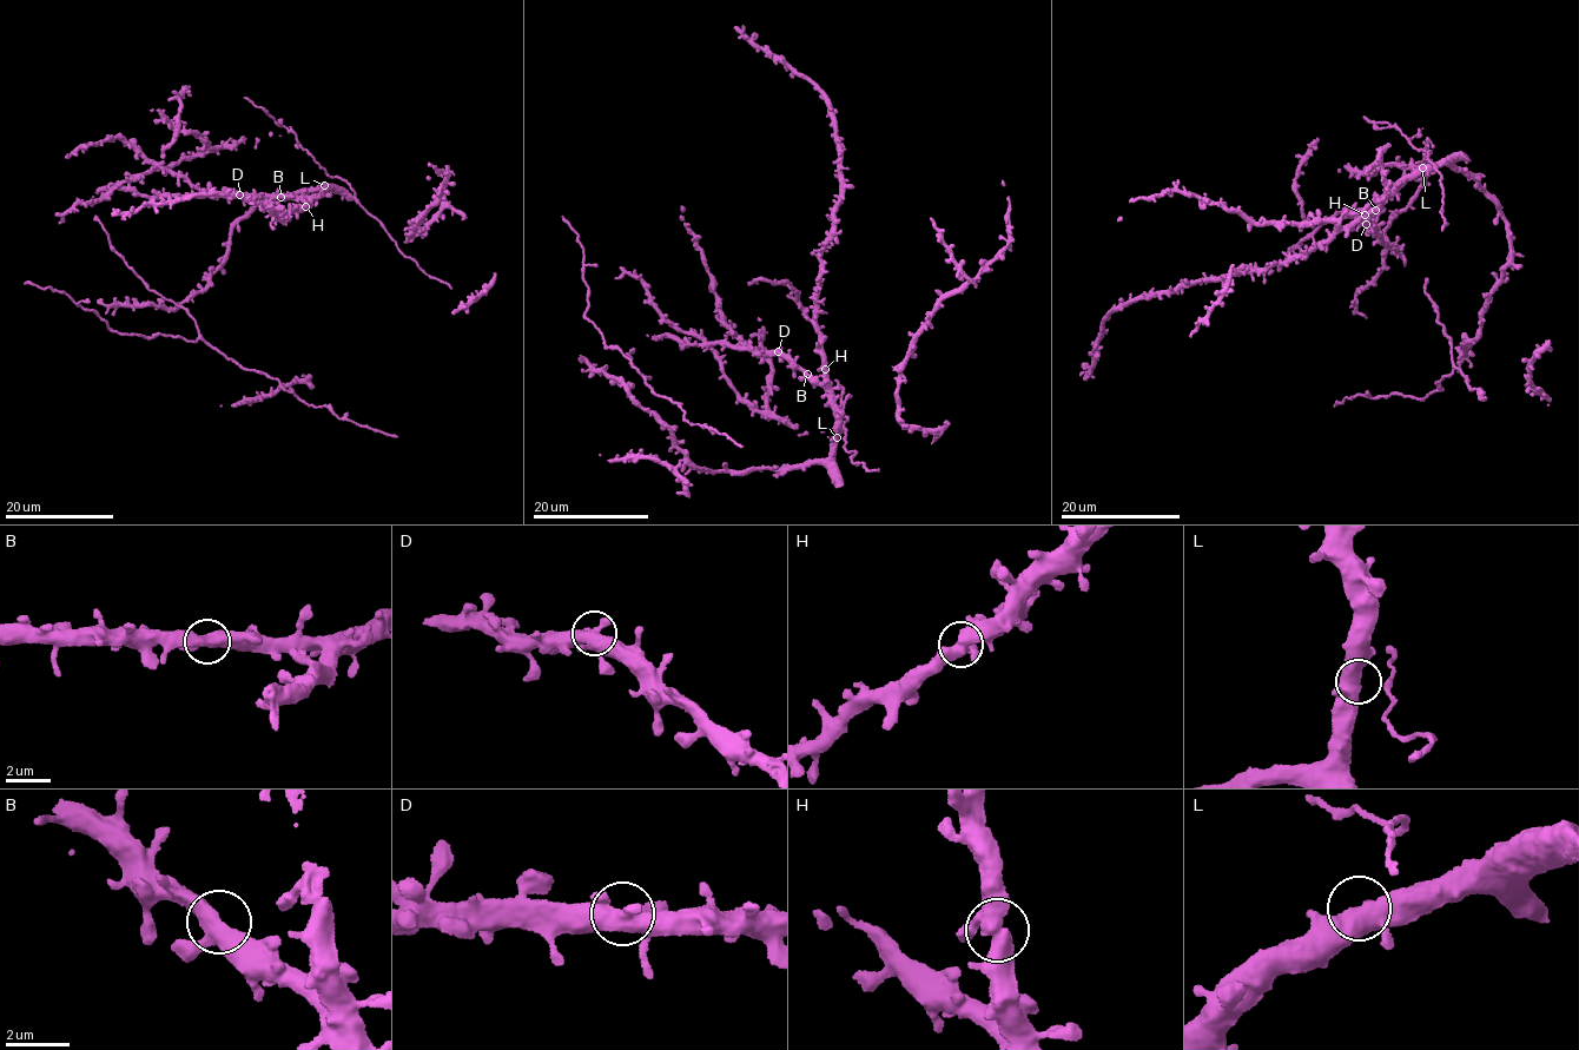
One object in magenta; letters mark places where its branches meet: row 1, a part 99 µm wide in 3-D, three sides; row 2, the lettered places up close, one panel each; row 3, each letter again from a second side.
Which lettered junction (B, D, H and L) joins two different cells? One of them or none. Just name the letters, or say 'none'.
none

